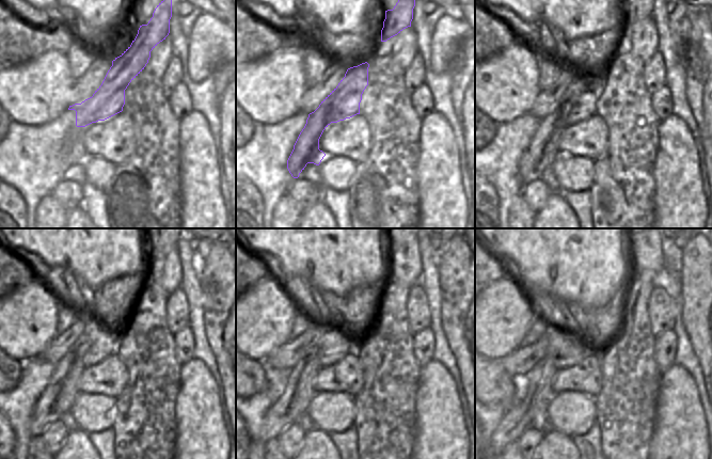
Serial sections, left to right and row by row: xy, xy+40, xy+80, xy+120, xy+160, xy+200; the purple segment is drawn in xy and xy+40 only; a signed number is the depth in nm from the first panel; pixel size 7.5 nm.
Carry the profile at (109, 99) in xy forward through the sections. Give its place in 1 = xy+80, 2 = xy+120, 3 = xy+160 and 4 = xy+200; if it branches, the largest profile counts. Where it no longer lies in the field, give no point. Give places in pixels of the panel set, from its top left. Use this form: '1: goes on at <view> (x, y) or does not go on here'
1: goes on at xy+80 (579, 103)
2: goes on at xy+120 (96, 343)
3: goes on at xy+160 (300, 389)
4: goes on at xy+200 (529, 412)

